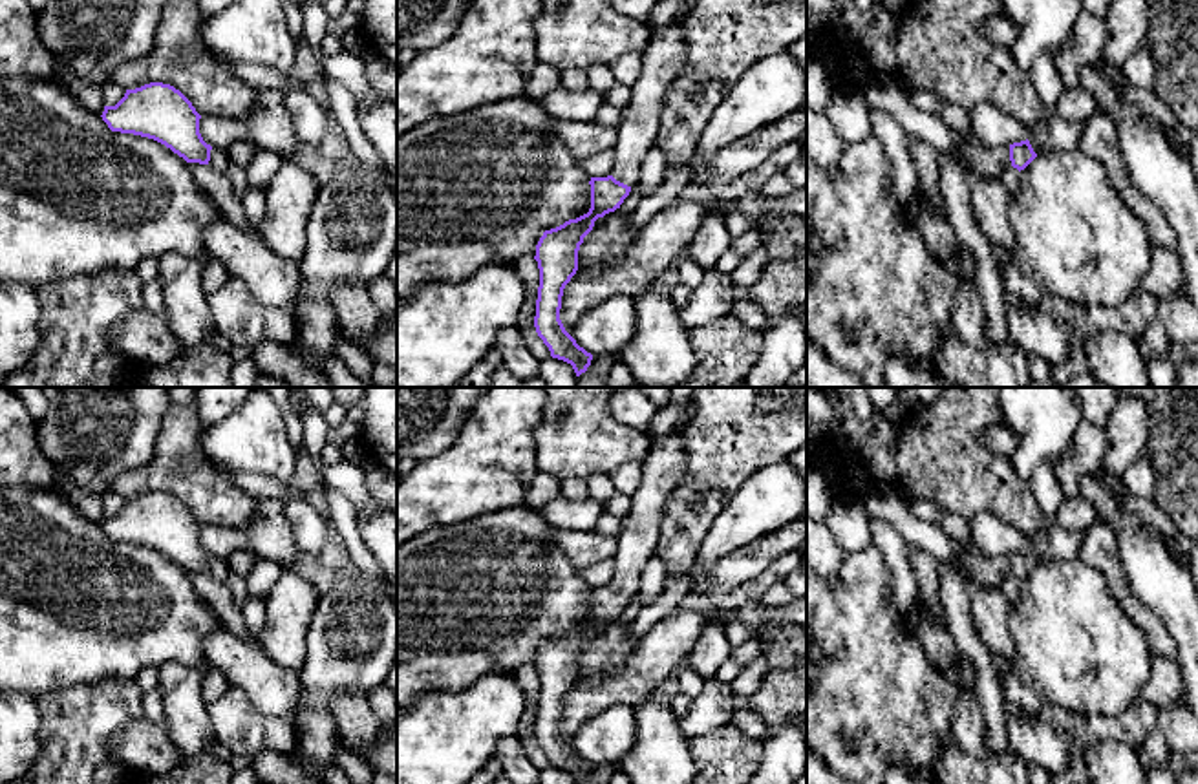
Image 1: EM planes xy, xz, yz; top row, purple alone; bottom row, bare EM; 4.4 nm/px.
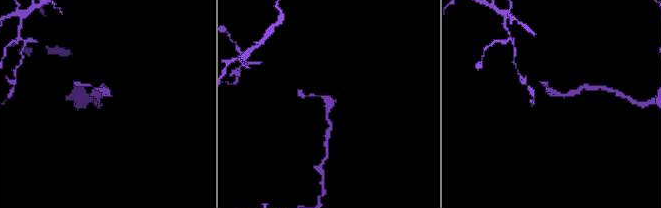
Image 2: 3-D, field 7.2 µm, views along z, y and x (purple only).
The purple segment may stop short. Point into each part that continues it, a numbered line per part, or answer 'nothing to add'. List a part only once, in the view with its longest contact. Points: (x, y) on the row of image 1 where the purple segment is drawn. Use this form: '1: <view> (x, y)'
1: xz (664, 53)

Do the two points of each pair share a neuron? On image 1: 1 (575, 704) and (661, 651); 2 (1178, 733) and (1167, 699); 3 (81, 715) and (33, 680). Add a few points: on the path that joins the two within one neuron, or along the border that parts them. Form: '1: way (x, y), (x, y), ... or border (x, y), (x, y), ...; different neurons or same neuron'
1: way (597, 697), (613, 688), (628, 686), (641, 673); same neuron
2: way (1178, 724), (1171, 708); same neuron
3: border (92, 684), (75, 684), (37, 697); different neurons

